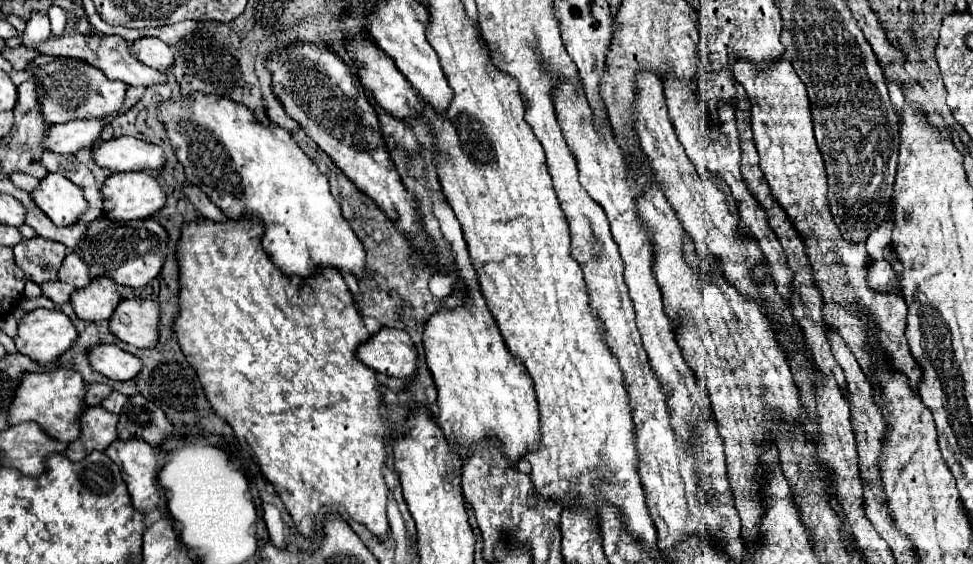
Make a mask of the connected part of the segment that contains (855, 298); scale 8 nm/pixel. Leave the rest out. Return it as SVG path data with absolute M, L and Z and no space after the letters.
M787 59L771 65L769 71L753 71L753 65L749 65L747 61L739 61L735 63L733 71L735 79L745 87L751 101L751 127L761 157L759 167L771 187L773 197L787 211L789 219L793 221L795 229L807 245L807 255L815 269L813 279L821 287L825 297L825 323L833 331L837 331L845 343L849 343L849 349L857 357L861 369L869 369L865 377L873 381L873 353L869 353L867 347L869 333L873 333L873 329L869 329L869 325L865 325L865 319L861 317L861 309L869 309L869 313L877 317L877 345L881 345L885 353L889 353L889 361L893 361L893 365L897 365L897 369L901 369L901 373L909 377L909 385L917 389L923 371L911 355L905 339L907 303L895 293L879 293L867 285L869 253L865 249L865 241L845 241L829 211L827 173L813 137L811 105L805 85L801 83Z

